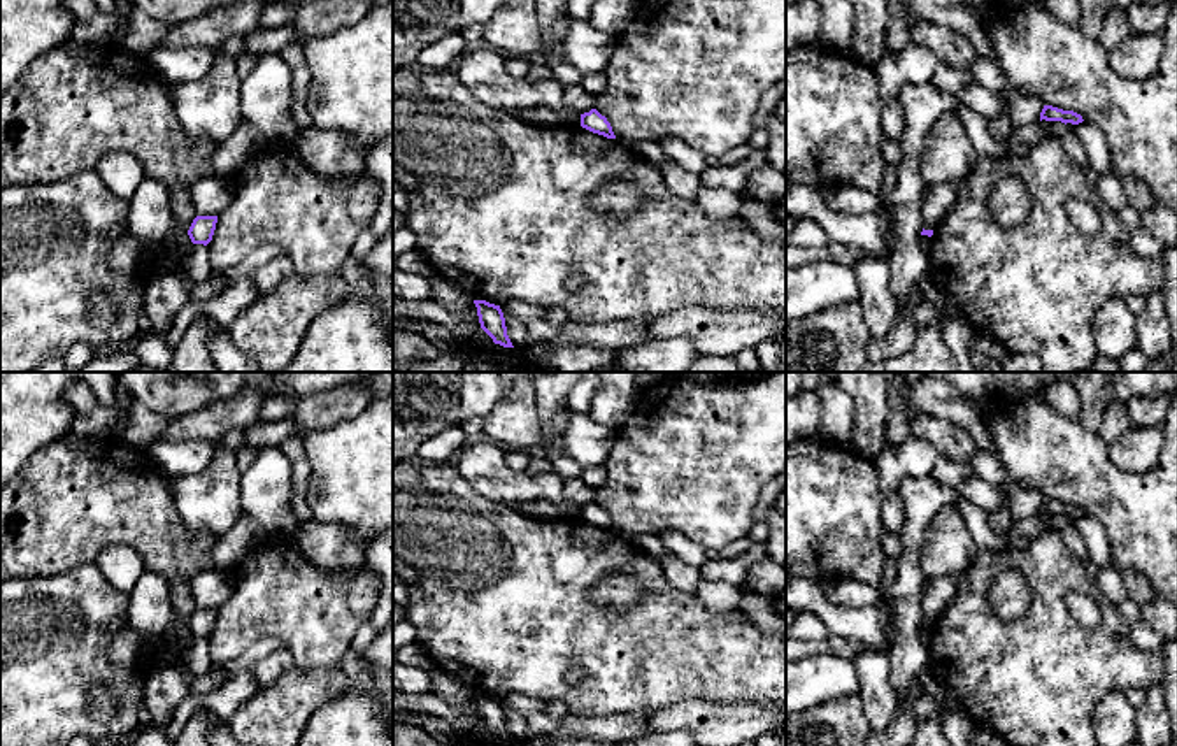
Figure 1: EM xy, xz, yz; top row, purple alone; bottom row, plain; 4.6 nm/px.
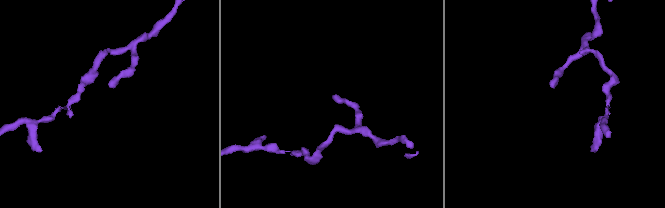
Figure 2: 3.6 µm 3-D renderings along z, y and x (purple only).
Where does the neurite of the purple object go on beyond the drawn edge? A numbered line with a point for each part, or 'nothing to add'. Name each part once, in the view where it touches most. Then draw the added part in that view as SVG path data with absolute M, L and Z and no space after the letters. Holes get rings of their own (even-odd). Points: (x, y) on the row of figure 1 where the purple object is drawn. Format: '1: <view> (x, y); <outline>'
nothing to add

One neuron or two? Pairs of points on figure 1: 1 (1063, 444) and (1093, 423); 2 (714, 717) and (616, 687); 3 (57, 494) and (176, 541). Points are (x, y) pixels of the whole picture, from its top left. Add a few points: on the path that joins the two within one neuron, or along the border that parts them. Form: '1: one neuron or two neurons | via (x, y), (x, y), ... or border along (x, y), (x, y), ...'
1: two neurons | border along (1077, 418), (1095, 434)
2: two neurons | border along (718, 704), (681, 701), (655, 711), (648, 718)
3: one neuron | via (86, 494), (116, 494), (146, 518)

